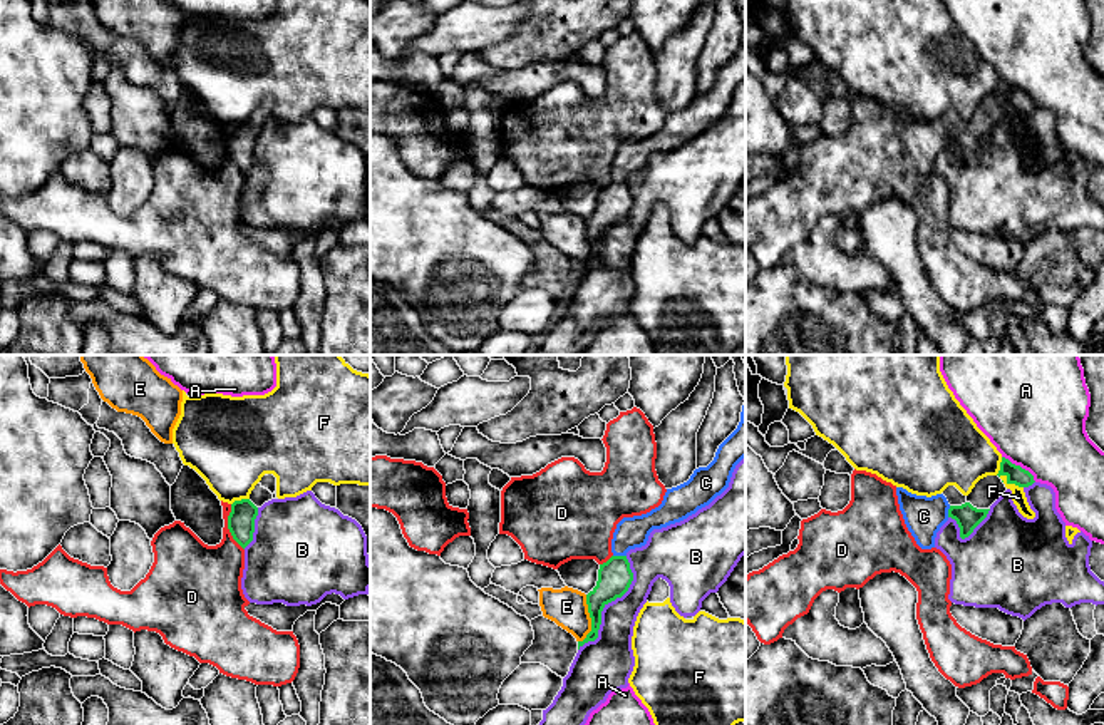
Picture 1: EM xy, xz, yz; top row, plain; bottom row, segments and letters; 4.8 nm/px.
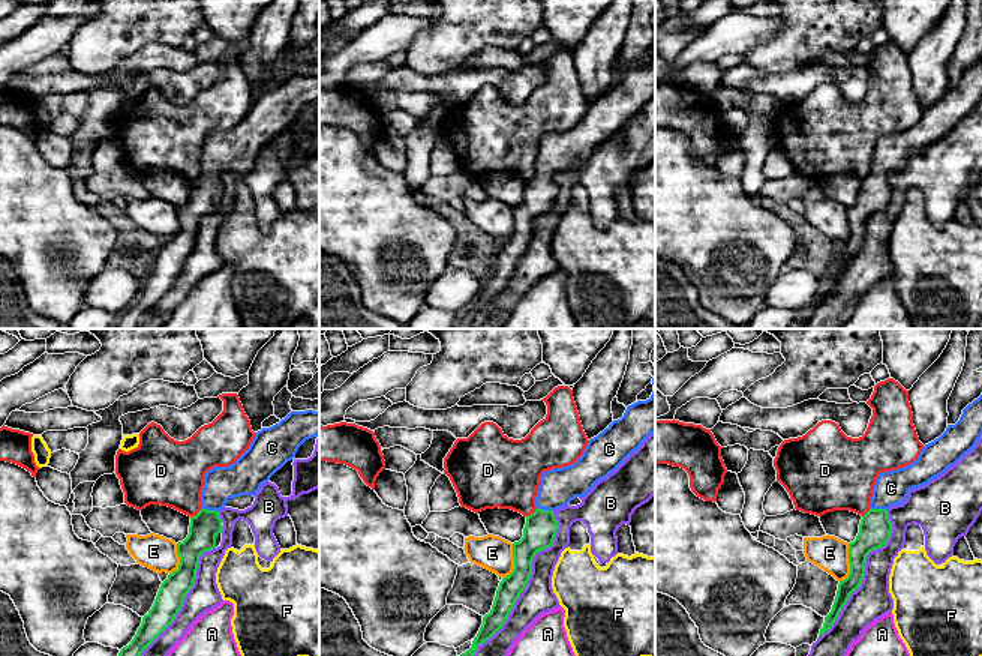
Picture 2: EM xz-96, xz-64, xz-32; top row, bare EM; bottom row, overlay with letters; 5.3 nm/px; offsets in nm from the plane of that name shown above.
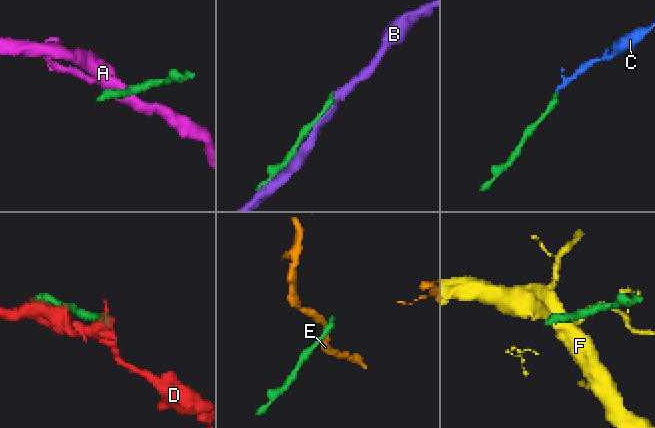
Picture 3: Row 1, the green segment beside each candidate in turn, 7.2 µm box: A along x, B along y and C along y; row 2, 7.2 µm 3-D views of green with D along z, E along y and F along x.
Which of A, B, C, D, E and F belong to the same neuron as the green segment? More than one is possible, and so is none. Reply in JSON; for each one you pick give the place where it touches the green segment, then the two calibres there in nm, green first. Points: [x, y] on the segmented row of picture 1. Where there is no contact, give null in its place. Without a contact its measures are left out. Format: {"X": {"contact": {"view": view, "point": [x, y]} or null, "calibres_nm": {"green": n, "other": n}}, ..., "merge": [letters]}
{"C": {"contact": {"view": "xz", "point": [620, 556]}, "calibres_nm": {"green": 160, "other": 150}}, "merge": ["C"]}

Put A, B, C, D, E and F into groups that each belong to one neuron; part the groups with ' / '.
A / B / C / D / E / F

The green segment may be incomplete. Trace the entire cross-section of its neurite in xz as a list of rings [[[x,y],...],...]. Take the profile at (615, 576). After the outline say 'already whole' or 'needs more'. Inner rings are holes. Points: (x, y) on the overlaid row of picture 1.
[[[745,402],[737,429],[719,445],[714,460],[707,467],[695,469],[687,482],[667,489],[658,507],[642,516],[623,517],[616,524],[611,539],[613,556],[600,564],[596,586],[586,594],[591,631],[583,641],[578,641],[578,650],[598,638],[603,608],[628,591],[633,573],[627,553],[645,546],[653,529],[680,522],[709,506],[729,487],[732,472],[744,457]]]; needs more

